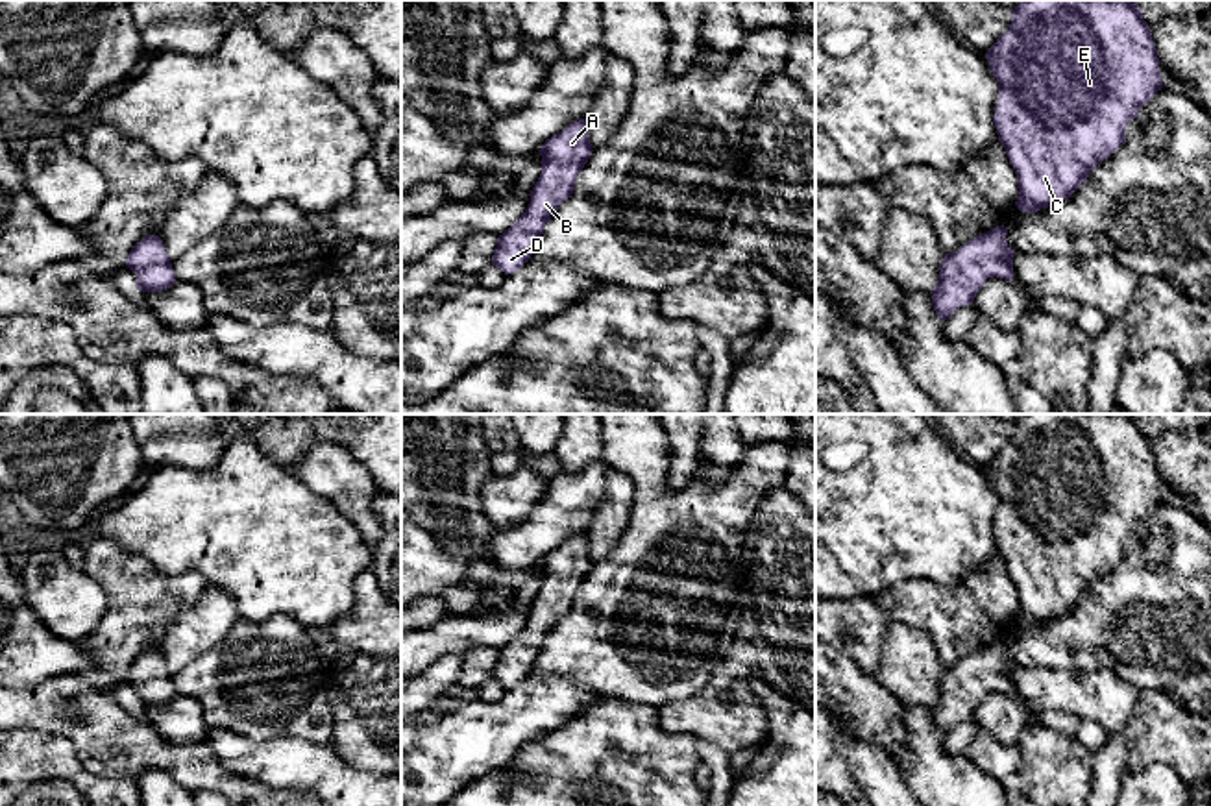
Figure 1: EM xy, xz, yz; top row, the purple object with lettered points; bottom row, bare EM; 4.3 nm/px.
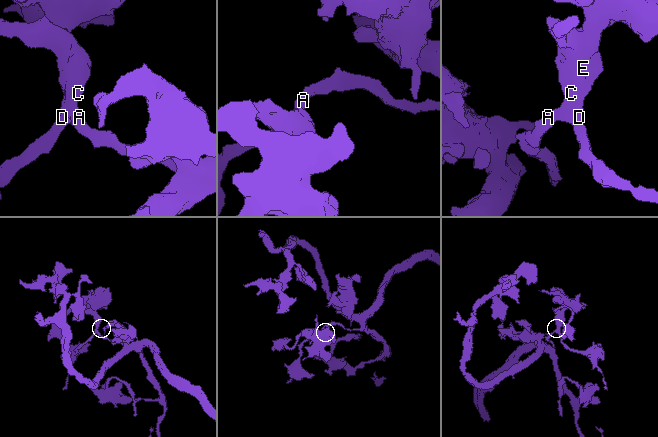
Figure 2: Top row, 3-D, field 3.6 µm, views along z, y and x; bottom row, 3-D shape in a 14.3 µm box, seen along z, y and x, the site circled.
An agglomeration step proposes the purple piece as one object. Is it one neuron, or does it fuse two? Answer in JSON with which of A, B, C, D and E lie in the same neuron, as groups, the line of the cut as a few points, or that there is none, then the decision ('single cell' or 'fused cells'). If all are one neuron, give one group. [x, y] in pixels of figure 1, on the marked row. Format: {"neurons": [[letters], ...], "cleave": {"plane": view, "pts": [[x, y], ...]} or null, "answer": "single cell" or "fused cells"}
{"neurons": [["A", "B", "C", "D", "E"]], "cleave": null, "answer": "single cell"}

